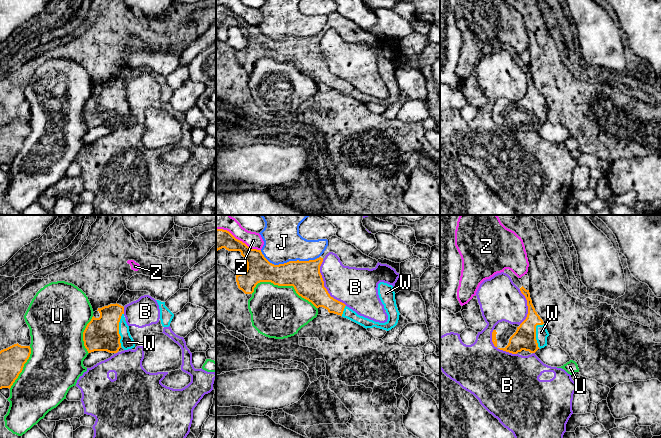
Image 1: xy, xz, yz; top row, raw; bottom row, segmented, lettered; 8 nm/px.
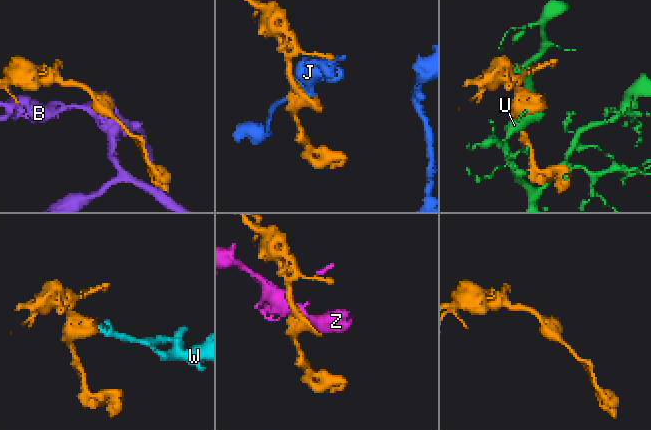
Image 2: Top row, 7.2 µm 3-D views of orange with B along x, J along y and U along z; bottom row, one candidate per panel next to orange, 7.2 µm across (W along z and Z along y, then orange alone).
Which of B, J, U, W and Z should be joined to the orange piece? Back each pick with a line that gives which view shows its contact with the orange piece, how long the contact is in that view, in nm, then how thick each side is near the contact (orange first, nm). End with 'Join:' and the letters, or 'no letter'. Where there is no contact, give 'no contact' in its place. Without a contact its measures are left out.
W: meets orange in xy; contact 280 nm long; 280 nm thick on the orange side, 110 nm on the other
Join: W

